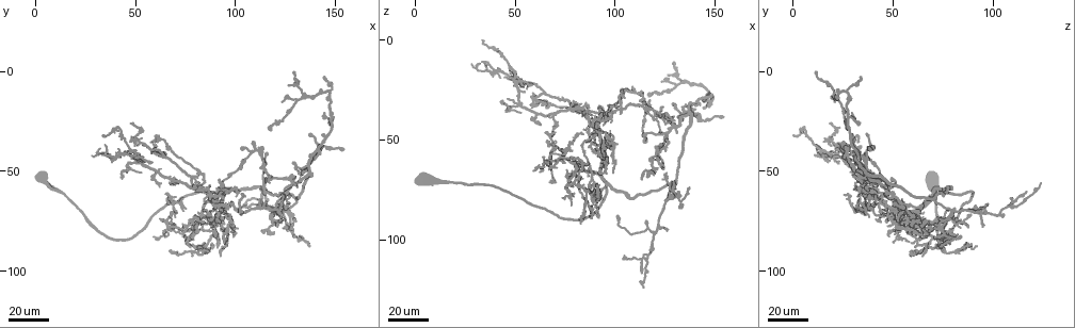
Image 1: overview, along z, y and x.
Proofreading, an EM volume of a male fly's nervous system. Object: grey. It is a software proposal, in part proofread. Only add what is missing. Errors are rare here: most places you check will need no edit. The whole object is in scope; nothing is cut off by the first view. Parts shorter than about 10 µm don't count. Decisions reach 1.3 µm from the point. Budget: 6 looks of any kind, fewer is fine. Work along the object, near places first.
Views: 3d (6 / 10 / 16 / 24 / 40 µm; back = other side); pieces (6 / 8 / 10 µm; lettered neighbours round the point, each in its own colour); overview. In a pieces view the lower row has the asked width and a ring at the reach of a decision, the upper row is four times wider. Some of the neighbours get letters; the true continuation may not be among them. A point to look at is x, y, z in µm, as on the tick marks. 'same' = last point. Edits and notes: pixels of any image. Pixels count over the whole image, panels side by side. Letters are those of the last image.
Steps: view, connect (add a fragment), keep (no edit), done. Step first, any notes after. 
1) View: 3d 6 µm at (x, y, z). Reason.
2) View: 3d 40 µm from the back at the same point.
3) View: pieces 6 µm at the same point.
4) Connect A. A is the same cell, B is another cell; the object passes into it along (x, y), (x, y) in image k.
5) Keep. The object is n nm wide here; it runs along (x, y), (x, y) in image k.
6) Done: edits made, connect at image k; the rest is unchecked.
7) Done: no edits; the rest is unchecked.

View: 3d 40 µm at (90, 83, 48). Long arm stops here.

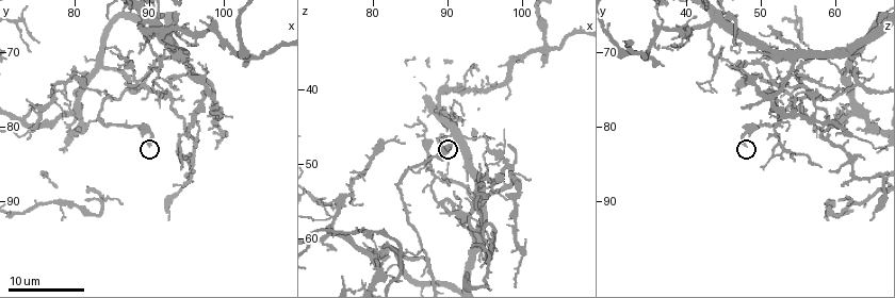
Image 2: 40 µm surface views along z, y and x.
View: pieces 8 µm at (90.0, 82.5, 48.0).

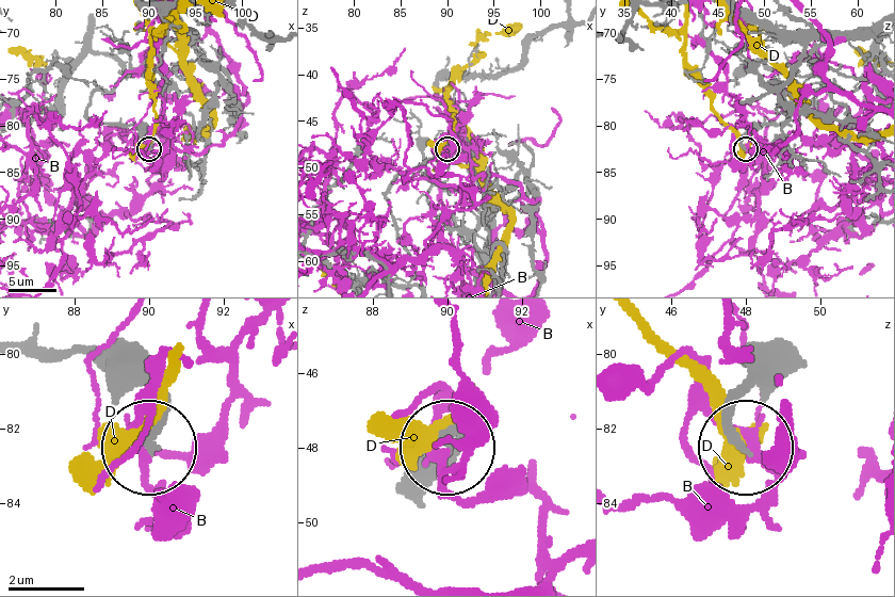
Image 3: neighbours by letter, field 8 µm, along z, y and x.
Keep. B and D are other cells; no lettered fragment goes on from it.

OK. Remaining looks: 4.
View: 3d 10 µm at (75.0, 77.0, 61.5). Free end.

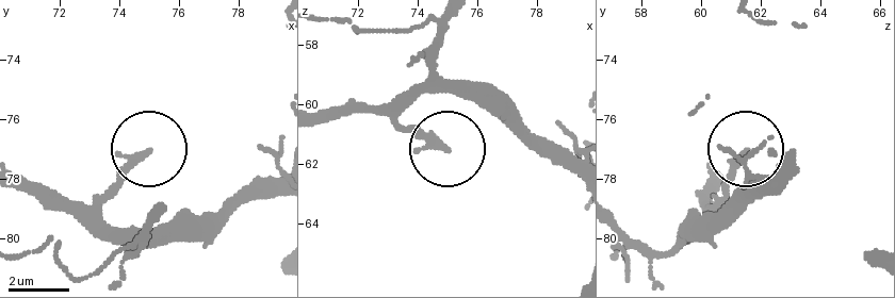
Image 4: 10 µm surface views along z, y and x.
View: pieces 6 µm at (74.9, 77.1, 61.5). What lies round it.

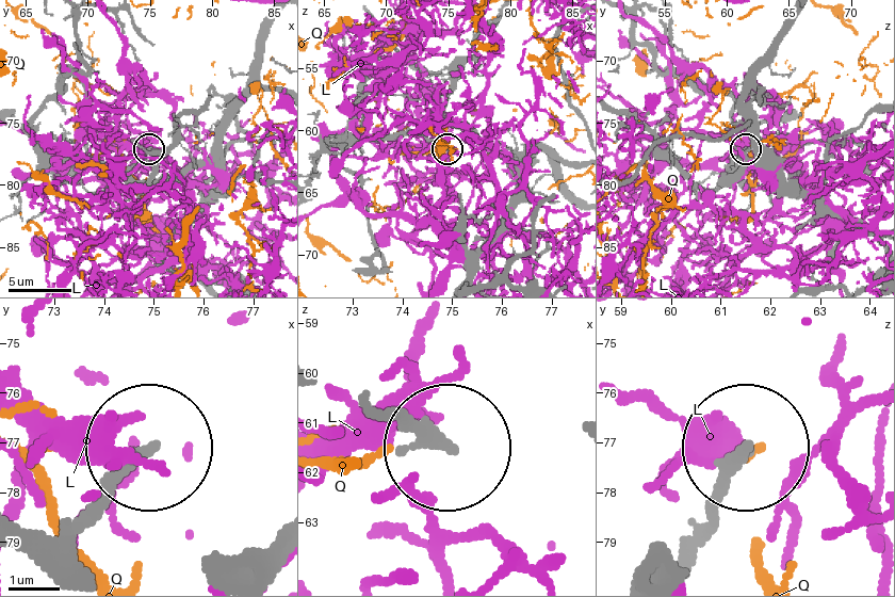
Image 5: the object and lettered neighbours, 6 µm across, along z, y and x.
Keep. The object is 250 nm wide here; L and Q are other cells; it runs along (84, 560), (76, 521), (144, 449) in image 5; none of them fits.

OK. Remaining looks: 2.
View: 3d 24 µm at (104, 63, 26). Branch stops here.

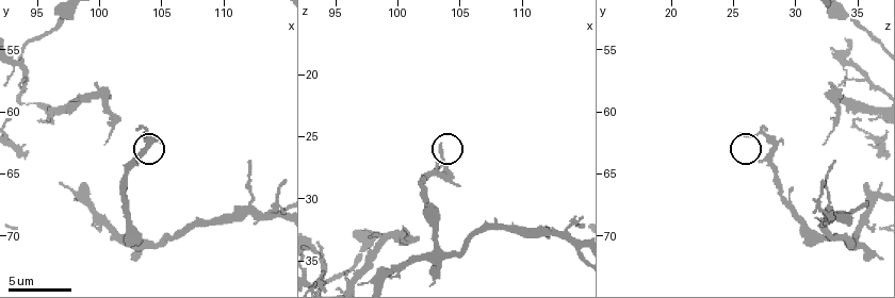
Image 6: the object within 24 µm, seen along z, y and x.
View: pieces 6 µm at (103.4, 62.0, 25.6).

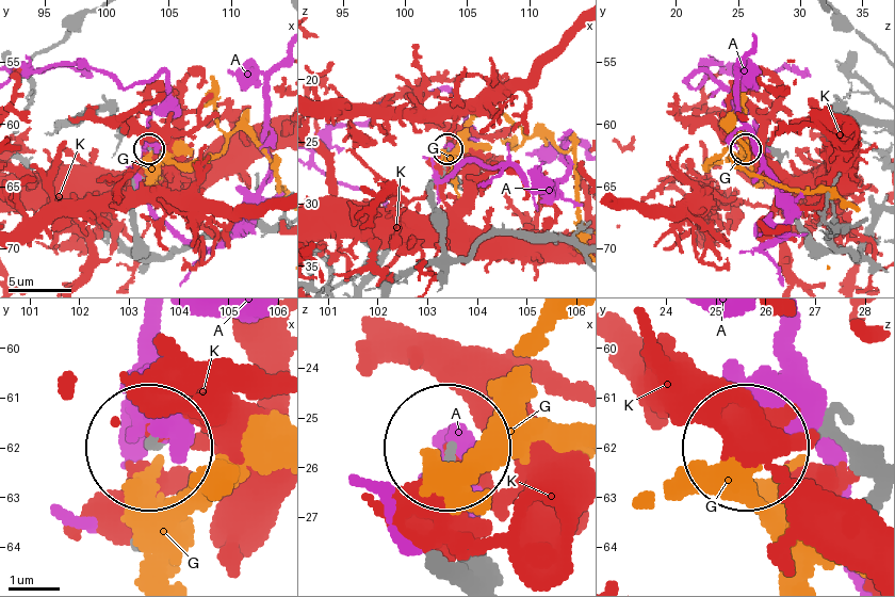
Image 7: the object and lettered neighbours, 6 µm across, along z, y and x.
Keep. The object is 190 nm wide here; A, G and K are other cells; no lettered fragment goes on from it.

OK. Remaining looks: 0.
Done: no edits; the rest is unchecked.

